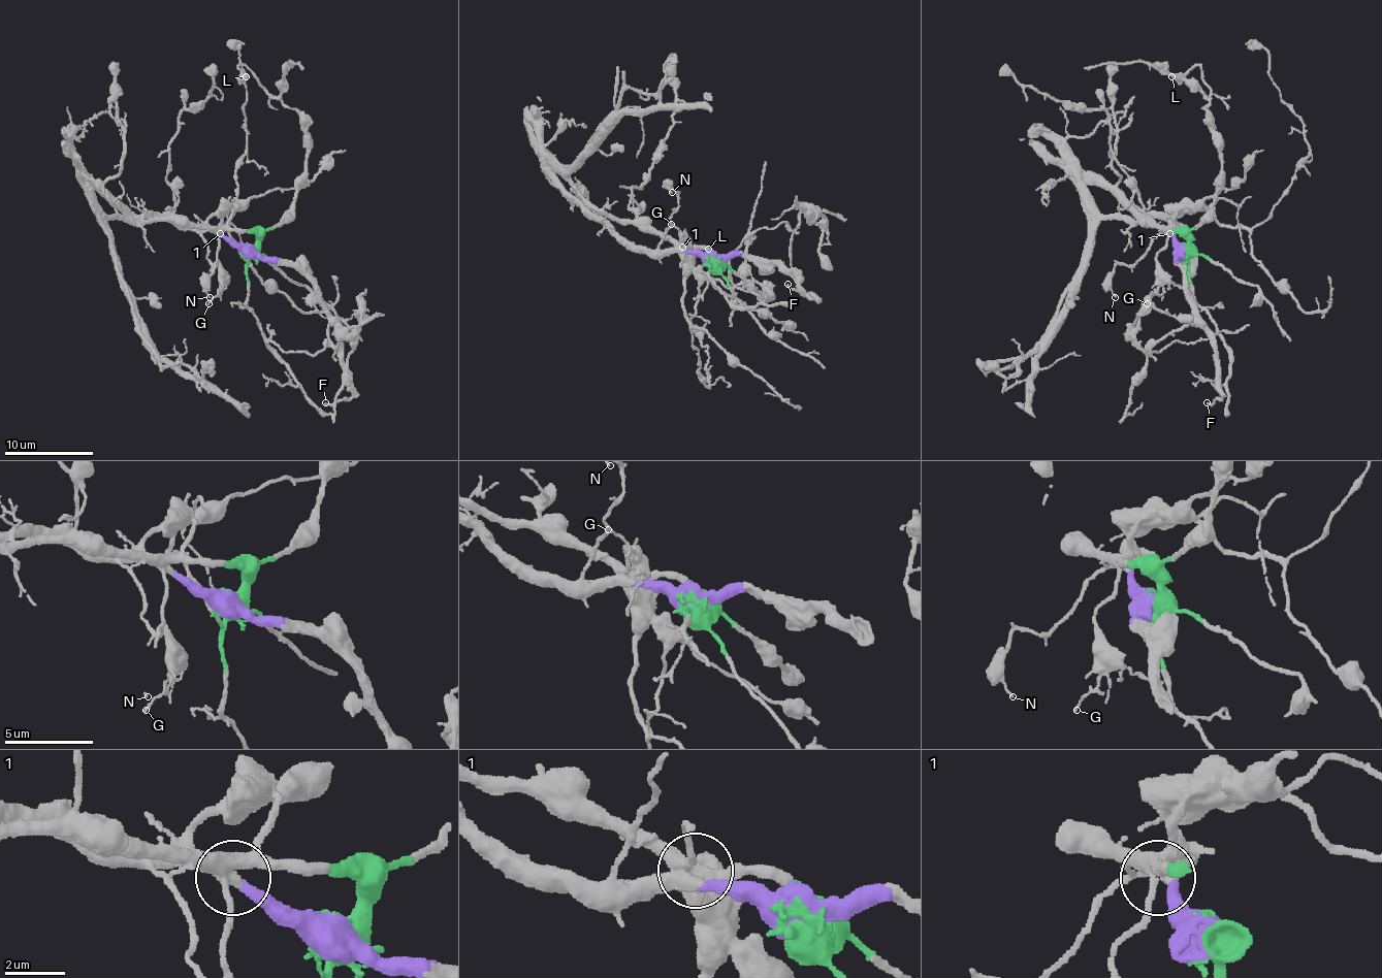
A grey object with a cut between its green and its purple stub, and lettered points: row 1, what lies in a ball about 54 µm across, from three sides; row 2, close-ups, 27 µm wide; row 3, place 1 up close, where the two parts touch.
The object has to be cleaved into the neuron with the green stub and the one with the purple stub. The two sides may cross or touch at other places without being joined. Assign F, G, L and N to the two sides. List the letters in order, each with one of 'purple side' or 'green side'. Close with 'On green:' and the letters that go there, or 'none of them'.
F: purple side
G: green side
L: green side
N: purple side
On green: G, L

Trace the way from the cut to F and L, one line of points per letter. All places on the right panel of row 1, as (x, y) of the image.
F: (1184, 251), (1178, 258), (1184, 284), (1215, 353), (1215, 388), (1219, 394), (1213, 403), (1207, 403)
L: (1184, 251), (1186, 233), (1213, 206), (1222, 169), (1219, 134), (1204, 109), (1211, 92), (1199, 66), (1170, 76)

